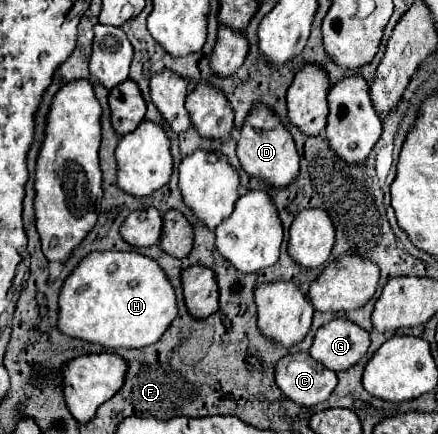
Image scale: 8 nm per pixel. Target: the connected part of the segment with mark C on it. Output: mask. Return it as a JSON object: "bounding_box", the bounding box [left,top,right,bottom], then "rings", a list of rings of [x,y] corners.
{"bounding_box":[276,353,336,407],"rings":[[[296,353],[276,365],[276,385],[290,401],[314,407],[332,395],[336,373],[316,363],[308,353]]]}

